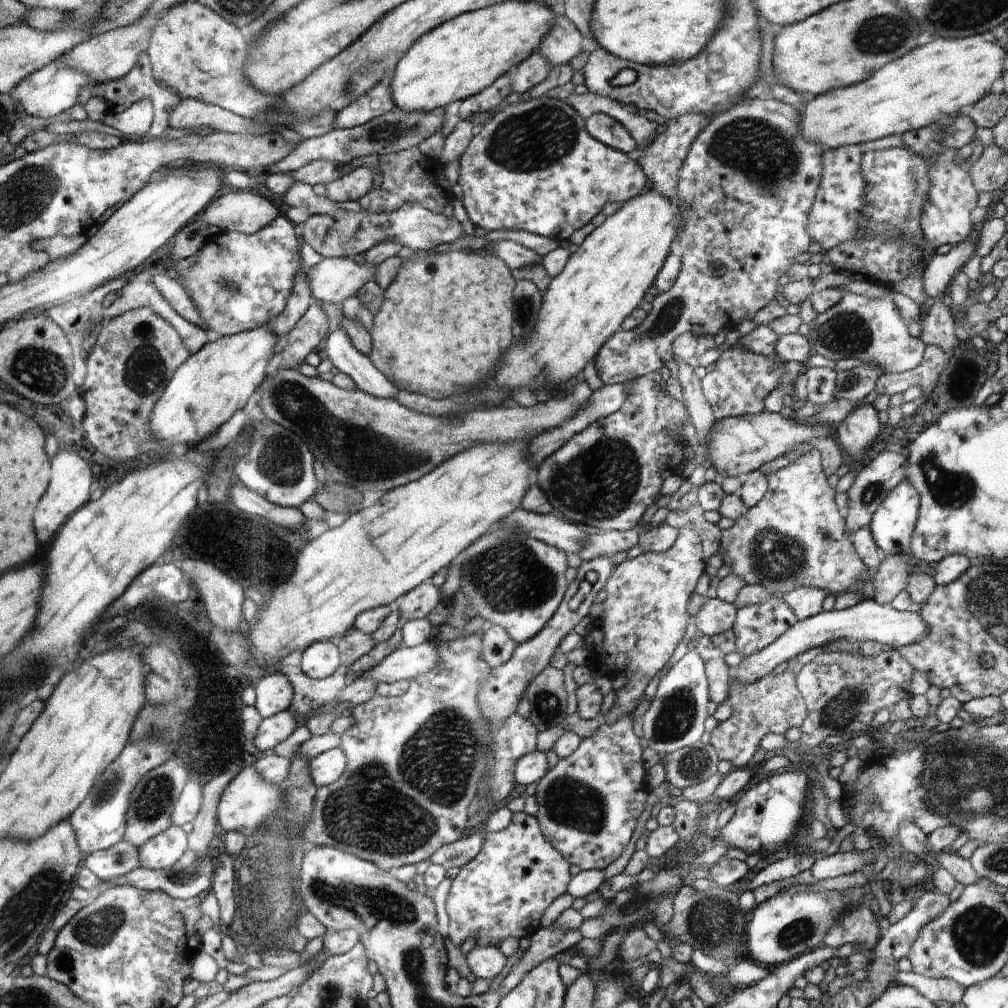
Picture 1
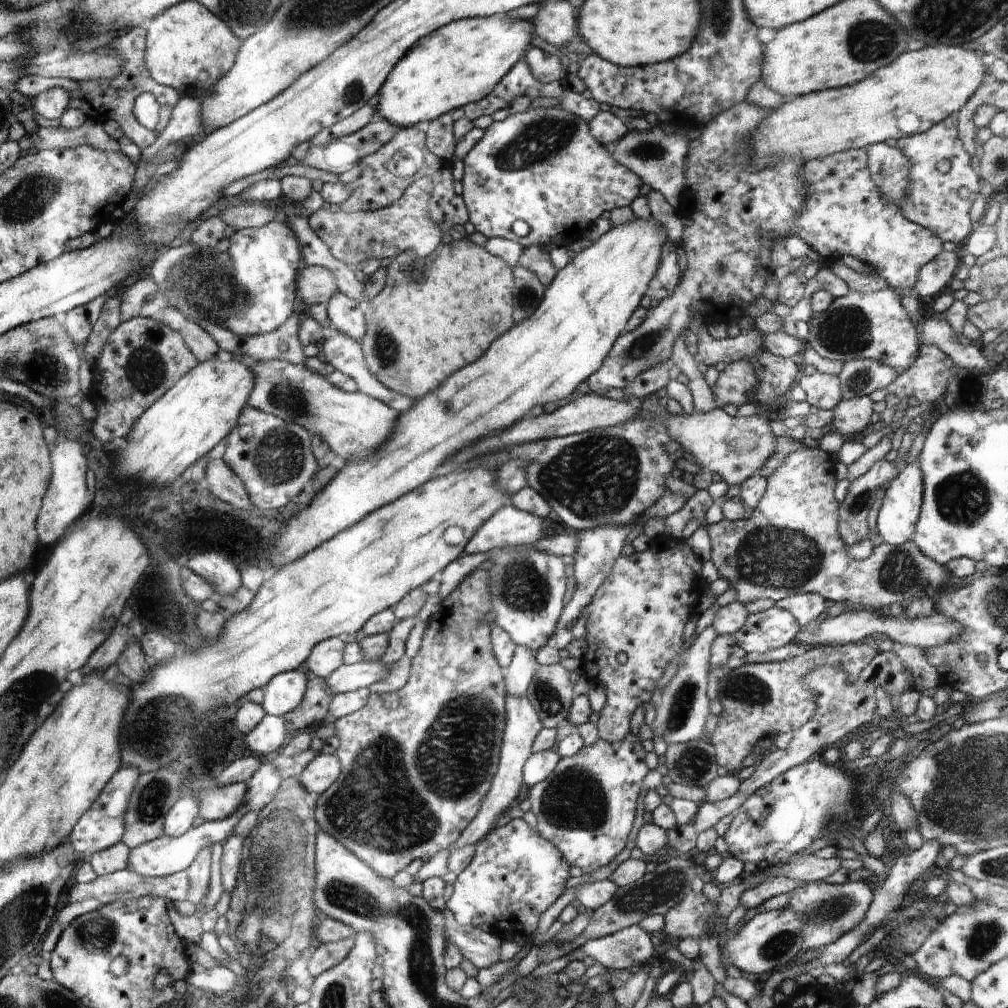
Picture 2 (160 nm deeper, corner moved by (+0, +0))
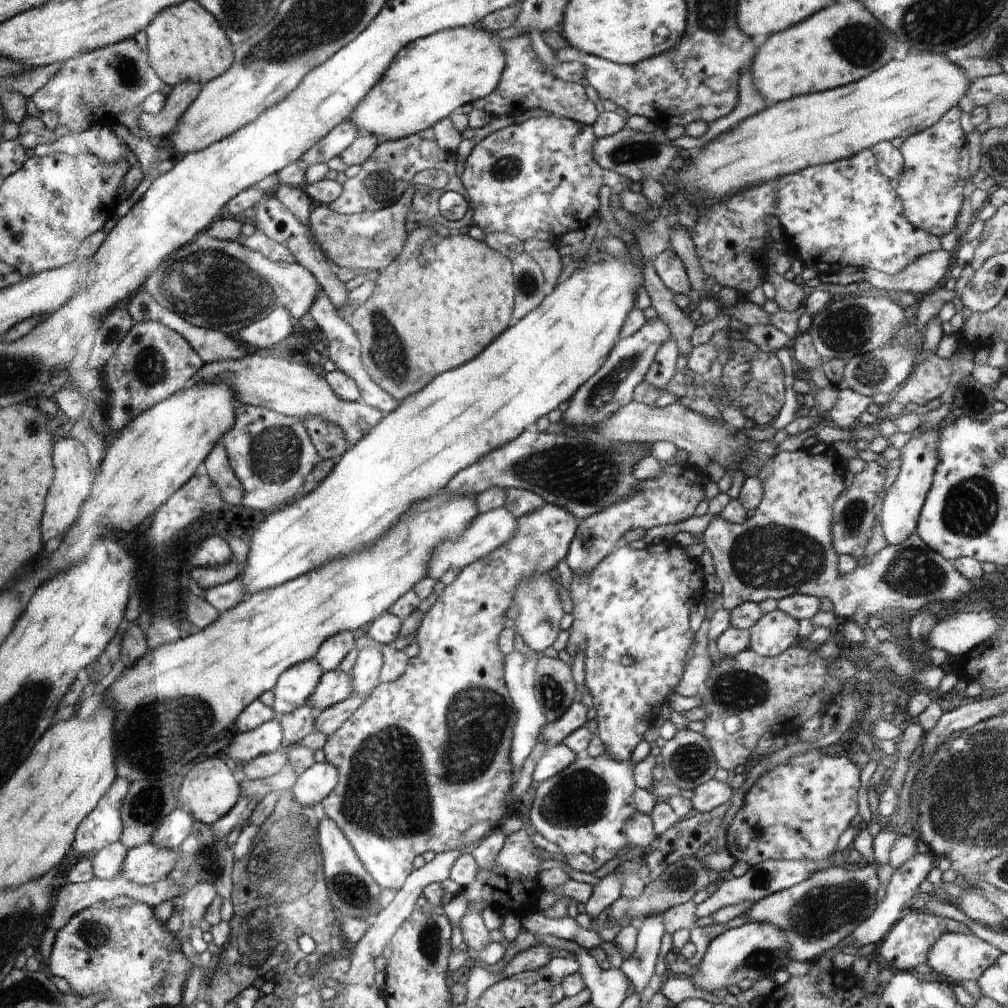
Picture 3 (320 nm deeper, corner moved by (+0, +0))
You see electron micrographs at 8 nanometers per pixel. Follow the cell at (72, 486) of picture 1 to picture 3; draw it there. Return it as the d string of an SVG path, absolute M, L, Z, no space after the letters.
M72 437L64 438L54 444L54 466L58 466L58 478L54 478L54 490L50 490L50 498L46 498L46 518L42 518L42 534L46 540L64 534L80 516L80 508L90 492L90 460L86 456L86 447Z

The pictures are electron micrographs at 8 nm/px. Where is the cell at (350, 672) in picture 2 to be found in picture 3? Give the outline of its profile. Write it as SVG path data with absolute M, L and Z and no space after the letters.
M332 669L322 673L316 688L309 696L312 712L317 717L323 710L342 702L350 696L351 672Z

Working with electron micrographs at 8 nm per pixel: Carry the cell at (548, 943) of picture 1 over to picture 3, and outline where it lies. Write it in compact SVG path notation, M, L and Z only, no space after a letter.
M616 871L603 876L598 883L593 886L591 898L585 904L585 913L594 921L597 916L609 907L615 900L621 897L623 876Z

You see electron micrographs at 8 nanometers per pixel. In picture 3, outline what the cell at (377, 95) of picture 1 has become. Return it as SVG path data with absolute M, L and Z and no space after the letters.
M350 120L342 121L330 133L326 134L320 142L317 142L308 153L300 158L304 167L311 164L324 164L328 159L342 154L345 148L356 138L358 130Z

